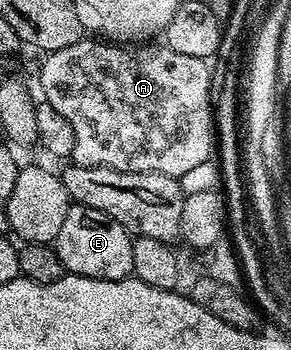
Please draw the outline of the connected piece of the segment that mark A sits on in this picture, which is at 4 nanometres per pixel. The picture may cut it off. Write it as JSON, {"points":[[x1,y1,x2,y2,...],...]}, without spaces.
{"points":[[84,39,73,43,73,47,61,47,61,51,53,51,42,59,43,66,39,69,39,85,43,88,42,100,48,101,65,120,73,127,73,151,70,160,76,165,85,167,105,167,126,173,160,173,173,178,180,178,185,171,193,171,200,163,212,160,213,146,217,137,213,132,213,89,211,93,211,69,206,60,193,55,181,55,181,51,173,51,166,43,138,43,128,47,126,44,108,43,103,39]]}

